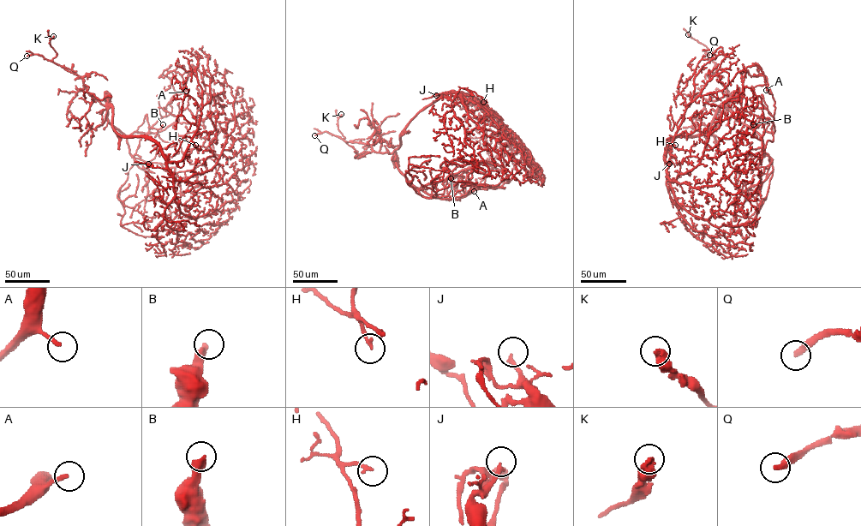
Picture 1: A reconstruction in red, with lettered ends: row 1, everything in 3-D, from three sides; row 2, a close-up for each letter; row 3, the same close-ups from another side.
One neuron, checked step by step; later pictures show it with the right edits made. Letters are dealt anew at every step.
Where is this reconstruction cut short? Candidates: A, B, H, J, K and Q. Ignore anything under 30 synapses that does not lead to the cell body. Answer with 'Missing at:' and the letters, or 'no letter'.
Missing at: A, Q

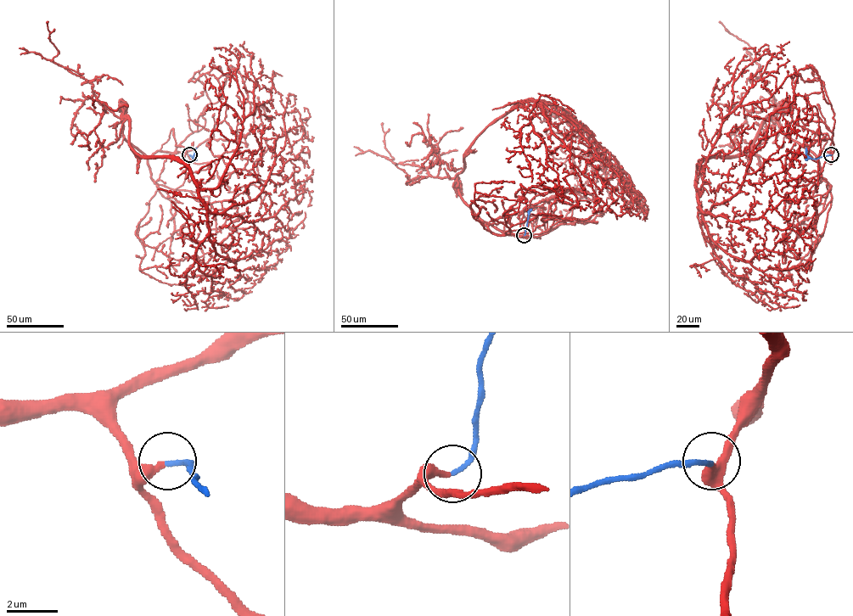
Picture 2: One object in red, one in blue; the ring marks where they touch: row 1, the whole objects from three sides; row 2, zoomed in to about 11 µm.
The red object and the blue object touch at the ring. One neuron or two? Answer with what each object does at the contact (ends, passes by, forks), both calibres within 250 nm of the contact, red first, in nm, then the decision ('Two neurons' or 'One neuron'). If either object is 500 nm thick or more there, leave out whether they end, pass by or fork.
At the ring red ends. At the ring blue ends. Thickness 320 nm (red) against 180 nm. One neuron

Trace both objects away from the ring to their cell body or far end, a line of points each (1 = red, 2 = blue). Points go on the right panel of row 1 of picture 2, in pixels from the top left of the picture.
1: (831, 154), (833, 152), (822, 151), (816, 155), (785, 134), (773, 114), (777, 108), (785, 106)
2: (831, 154), (810, 158), (806, 148)

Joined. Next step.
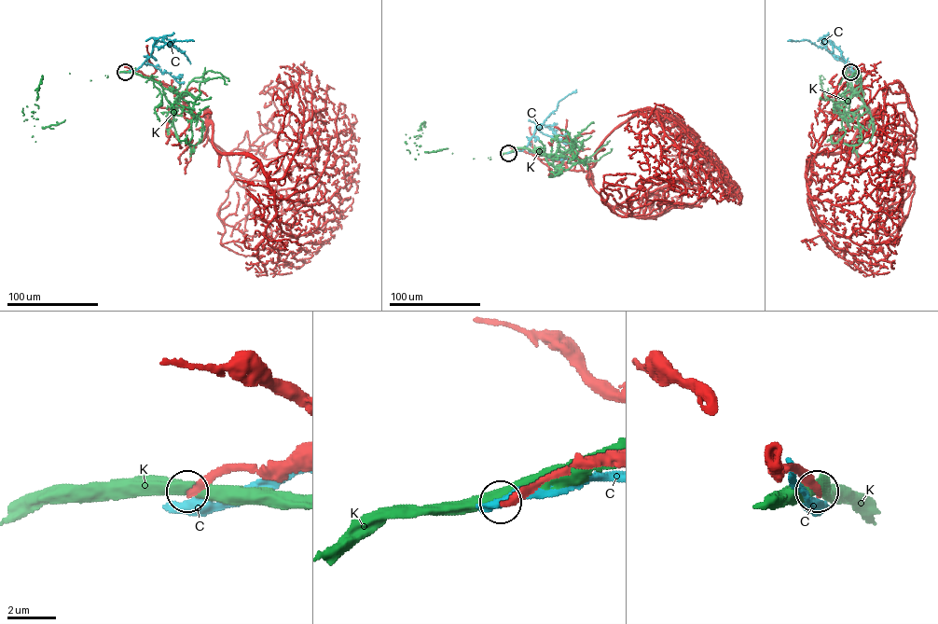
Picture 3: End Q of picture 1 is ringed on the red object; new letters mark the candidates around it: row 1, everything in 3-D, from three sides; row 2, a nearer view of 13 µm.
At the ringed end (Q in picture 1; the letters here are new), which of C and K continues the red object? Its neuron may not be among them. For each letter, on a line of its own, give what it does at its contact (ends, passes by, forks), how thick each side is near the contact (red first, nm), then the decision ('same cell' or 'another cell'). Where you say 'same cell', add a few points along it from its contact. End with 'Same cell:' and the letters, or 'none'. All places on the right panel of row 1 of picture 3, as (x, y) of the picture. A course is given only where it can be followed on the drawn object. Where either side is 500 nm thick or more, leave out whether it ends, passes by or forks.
C: it passes by; calibres 320 and 380 nm; another cell
K: calibres 440 and 500 nm; another cell
Same cell: none

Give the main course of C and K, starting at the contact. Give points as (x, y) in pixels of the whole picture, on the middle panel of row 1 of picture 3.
C: (508, 153), (521, 151), (535, 128), (556, 110), (558, 101), (576, 90)
K: (508, 152), (529, 148), (544, 154), (554, 167), (566, 170), (586, 159), (580, 162), (576, 156), (572, 160)

